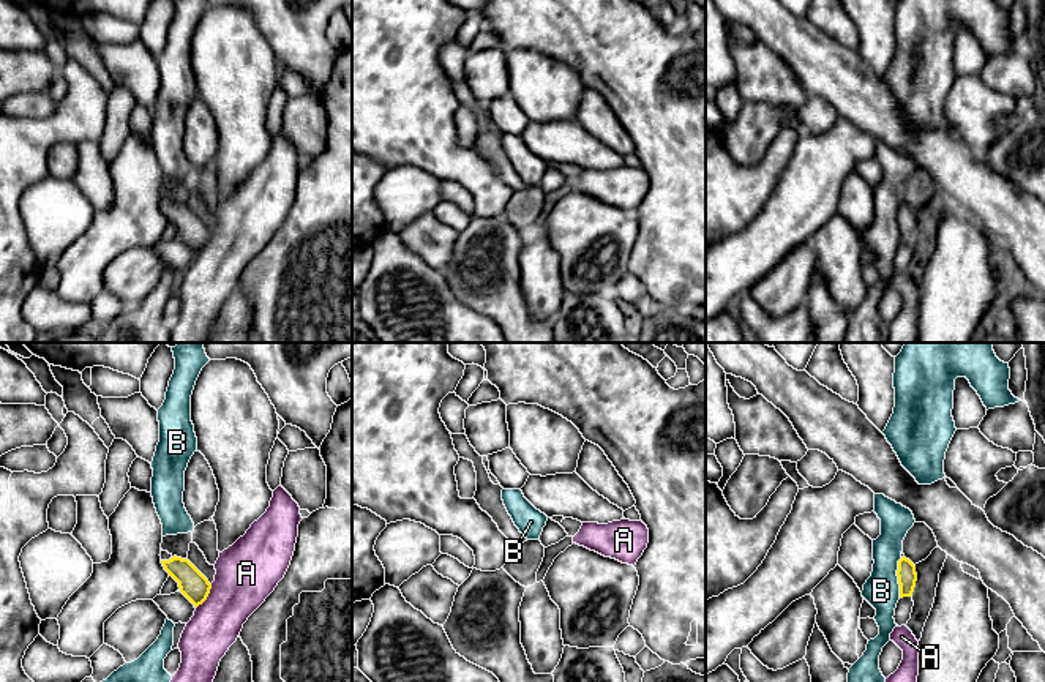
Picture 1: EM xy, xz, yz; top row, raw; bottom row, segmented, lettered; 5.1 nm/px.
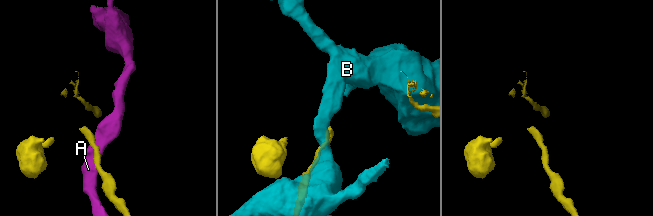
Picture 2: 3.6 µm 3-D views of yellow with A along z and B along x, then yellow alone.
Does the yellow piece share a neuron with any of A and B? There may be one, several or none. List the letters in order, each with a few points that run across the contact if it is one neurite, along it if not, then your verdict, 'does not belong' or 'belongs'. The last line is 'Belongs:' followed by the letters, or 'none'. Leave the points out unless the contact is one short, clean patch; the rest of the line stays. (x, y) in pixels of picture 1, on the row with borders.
A: xy (212, 584), (207, 597), (196, 608) | does not belong
B: does not belong
Belongs: none

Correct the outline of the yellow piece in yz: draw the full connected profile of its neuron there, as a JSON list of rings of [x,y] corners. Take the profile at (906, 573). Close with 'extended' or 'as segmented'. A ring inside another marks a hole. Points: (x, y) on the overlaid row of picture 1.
[[[905,556],[898,560],[898,584],[900,584],[900,598],[911,597],[916,587],[917,573],[916,565]]] | as segmented

